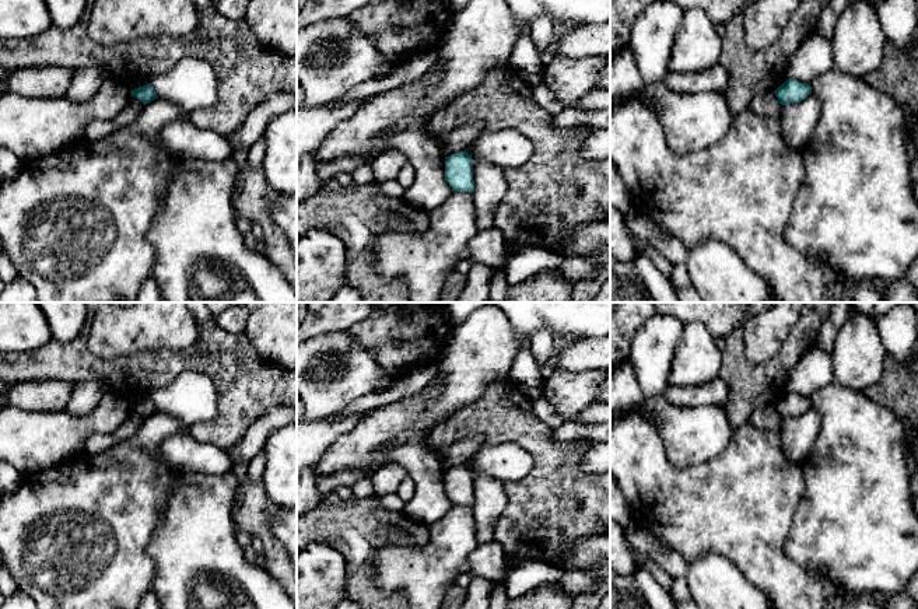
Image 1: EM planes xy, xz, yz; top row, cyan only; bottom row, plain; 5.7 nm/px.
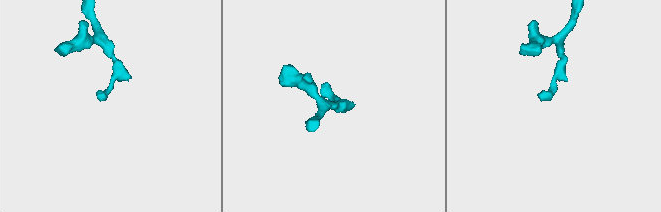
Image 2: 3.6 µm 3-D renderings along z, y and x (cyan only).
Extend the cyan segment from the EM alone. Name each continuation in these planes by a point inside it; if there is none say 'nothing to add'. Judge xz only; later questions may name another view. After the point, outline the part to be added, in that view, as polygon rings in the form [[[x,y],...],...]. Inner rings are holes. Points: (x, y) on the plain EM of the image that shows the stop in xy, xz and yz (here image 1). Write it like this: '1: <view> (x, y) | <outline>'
nothing to add

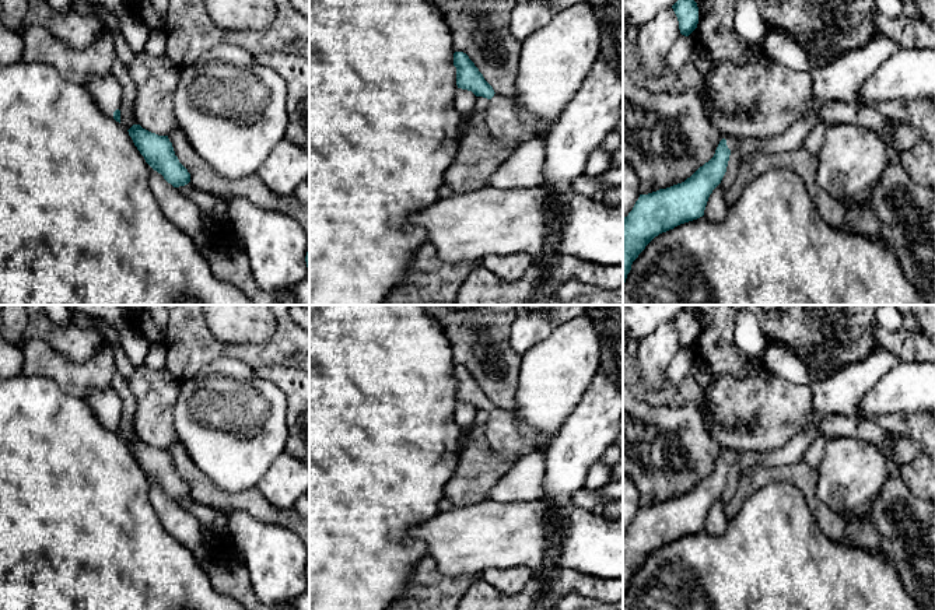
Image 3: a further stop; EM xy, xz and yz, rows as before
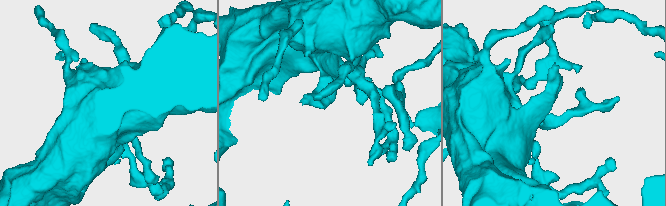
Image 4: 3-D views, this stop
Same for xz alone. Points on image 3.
1: xz (508, 440) | [[[494,407],[484,424],[491,452],[501,459],[516,459],[536,451],[543,437],[522,427],[512,410]]]

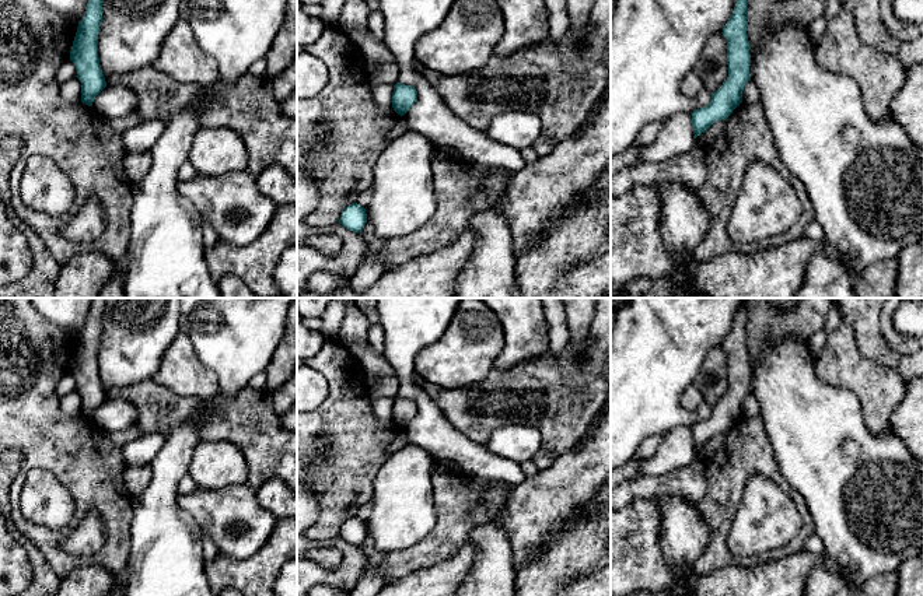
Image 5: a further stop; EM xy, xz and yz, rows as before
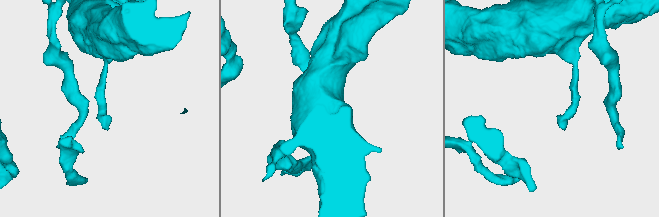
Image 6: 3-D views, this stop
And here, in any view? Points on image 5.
nothing to add

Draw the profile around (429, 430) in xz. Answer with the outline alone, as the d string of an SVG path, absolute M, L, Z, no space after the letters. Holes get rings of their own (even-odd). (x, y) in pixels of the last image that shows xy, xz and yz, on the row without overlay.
M378 298L375 309L378 323L384 330L385 358L399 378L401 397L415 400L417 414L403 428L408 441L430 452L436 460L452 460L462 473L490 481L506 481L513 487L521 484L527 477L517 462L496 456L455 427L452 427L440 411L437 403L426 393L424 388L413 382L415 358L420 350L436 343L447 330L452 315L462 298Z

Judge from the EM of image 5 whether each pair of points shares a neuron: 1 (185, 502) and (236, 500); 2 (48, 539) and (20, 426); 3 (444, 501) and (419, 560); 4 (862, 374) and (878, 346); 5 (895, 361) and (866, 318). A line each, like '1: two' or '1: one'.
1: one
2: one
3: one
4: two
5: one

